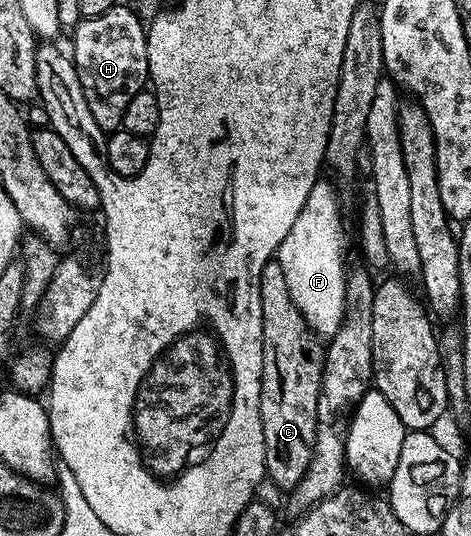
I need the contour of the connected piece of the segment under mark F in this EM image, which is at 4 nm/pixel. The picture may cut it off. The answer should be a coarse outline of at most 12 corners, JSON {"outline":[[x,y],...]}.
{"outline":[[316,182],[277,253],[320,338],[345,314],[347,228]]}

